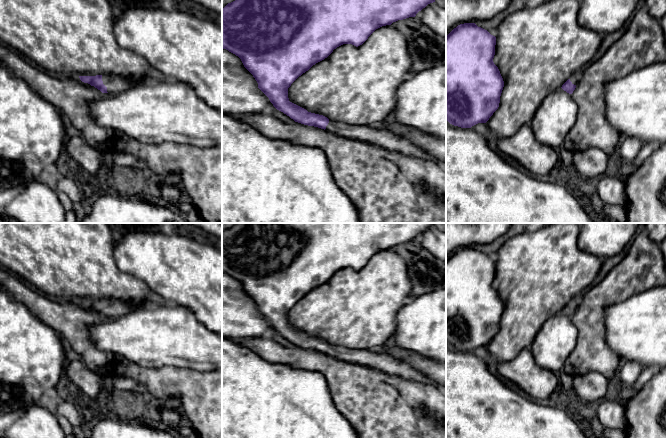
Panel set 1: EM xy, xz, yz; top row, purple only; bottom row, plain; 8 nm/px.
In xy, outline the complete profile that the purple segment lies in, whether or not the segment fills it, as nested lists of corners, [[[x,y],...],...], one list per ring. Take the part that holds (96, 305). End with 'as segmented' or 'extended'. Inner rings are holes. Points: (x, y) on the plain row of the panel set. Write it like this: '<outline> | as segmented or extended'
[[[79,300],[80,304],[94,310],[102,317],[117,318],[148,306],[148,302],[123,302],[119,300]]] | extended

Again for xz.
[[[236,223],[222,232],[222,272],[241,283],[244,291],[257,305],[258,312],[269,322],[273,330],[295,346],[318,351],[353,364],[374,368],[391,376],[432,385],[446,393],[444,387],[389,354],[374,352],[371,349],[352,349],[331,345],[323,339],[308,336],[290,326],[288,322],[288,312],[291,308],[313,289],[327,282],[337,271],[343,268],[352,268],[358,271],[376,253],[391,249],[398,244],[415,241],[419,235],[433,226],[435,223]]] | extended

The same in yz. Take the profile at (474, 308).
[[[475,247],[458,249],[446,260],[446,344],[461,352],[486,347],[498,333],[504,305],[494,288],[496,261]]] | as segmented

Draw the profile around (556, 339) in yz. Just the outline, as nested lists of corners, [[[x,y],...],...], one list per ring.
[[[562,312],[547,319],[539,329],[530,349],[535,362],[560,373],[577,344],[578,329]]]

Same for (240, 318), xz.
[[[222,272],[222,337],[261,338],[275,333],[241,283]]]

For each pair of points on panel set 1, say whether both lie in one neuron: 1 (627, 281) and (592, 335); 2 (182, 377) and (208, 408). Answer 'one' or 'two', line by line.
1: one
2: one

